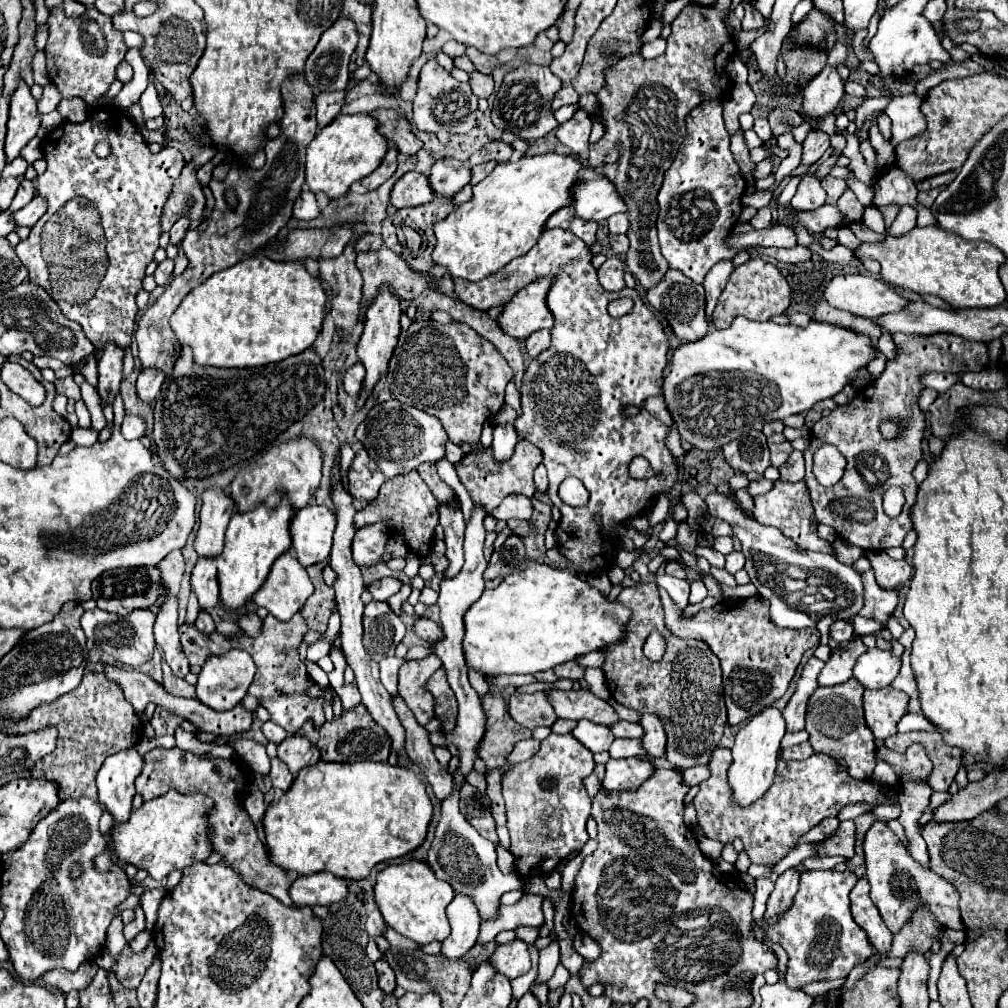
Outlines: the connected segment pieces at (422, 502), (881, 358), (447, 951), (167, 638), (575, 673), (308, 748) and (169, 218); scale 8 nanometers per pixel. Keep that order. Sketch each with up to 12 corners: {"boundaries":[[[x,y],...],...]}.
{"boundaries":[[[417,471],[381,485],[355,527],[391,521],[419,553],[433,543],[437,501]],[[875,349],[875,361],[867,369],[871,369],[873,379],[881,375],[885,369],[885,355]],[[467,895],[447,905],[451,935],[441,955],[463,957],[479,937],[479,909]],[[165,597],[155,619],[155,643],[173,675],[189,661],[179,643],[177,597]],[[575,661],[555,665],[557,677],[581,679],[585,667]],[[287,735],[279,759],[293,775],[319,763],[321,753],[307,737]],[[203,153],[183,169],[169,195],[161,229],[187,215],[199,221],[205,211],[205,193],[195,169],[215,155]]]}

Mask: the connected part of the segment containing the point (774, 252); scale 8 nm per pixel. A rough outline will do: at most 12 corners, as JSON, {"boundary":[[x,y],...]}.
{"boundary":[[809,247],[765,249],[761,253],[785,263],[799,263],[811,257]]}

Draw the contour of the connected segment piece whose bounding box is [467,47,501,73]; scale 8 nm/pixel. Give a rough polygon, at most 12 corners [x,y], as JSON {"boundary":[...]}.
{"boundary":[[467,49],[467,57],[481,73],[499,67],[497,55]]}

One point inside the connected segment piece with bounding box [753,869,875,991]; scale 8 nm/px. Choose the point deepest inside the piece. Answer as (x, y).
(823, 942)

